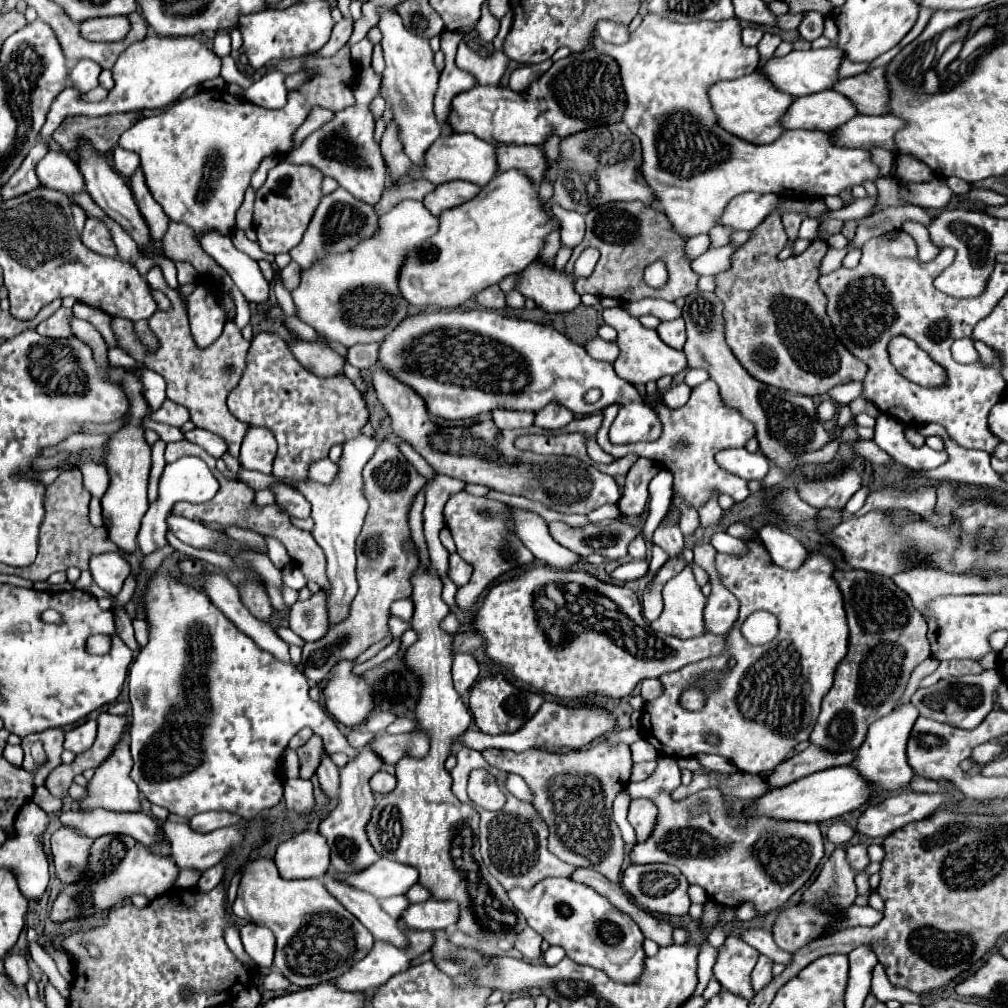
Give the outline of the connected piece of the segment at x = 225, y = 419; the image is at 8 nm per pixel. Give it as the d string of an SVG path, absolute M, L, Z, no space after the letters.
M158 265L148 271L146 281L150 283L152 289L162 291L172 301L172 305L174 305L172 311L168 311L168 313L156 311L148 319L150 329L156 333L156 337L160 341L160 349L156 353L148 355L144 351L144 347L140 345L140 341L132 333L132 321L114 317L112 327L114 327L114 333L116 333L118 341L120 341L120 347L124 347L134 359L142 361L148 369L160 373L164 377L164 381L166 381L166 395L168 395L168 399L172 399L178 405L184 405L190 411L190 421L196 427L212 431L212 433L218 433L226 441L228 453L238 459L240 443L242 443L242 437L244 437L248 425L242 423L242 421L238 421L228 411L228 407L226 407L226 395L230 393L230 389L234 389L238 385L238 381L242 377L242 371L246 367L244 357L246 357L246 351L248 351L250 343L242 337L240 329L232 321L228 321L224 325L222 335L216 339L216 343L212 343L206 349L200 349L198 345L194 345L194 339L190 337L188 317L184 313L184 305L180 303L178 293L166 285L166 281L164 281L162 271L158 269Z

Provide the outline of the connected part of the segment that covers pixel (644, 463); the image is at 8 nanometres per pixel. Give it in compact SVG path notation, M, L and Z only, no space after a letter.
M644 457L636 459L636 463L630 467L626 475L624 493L622 493L622 499L618 501L622 515L638 517L644 513L646 501L648 501L648 483L656 473L658 473L658 467L652 465L652 461Z

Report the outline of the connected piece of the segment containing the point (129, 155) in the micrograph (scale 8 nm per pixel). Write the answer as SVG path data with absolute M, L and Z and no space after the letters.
M116 147L114 149L114 169L122 175L122 177L130 177L138 167L140 167L140 159L136 153L132 151L126 151L126 149L120 149Z

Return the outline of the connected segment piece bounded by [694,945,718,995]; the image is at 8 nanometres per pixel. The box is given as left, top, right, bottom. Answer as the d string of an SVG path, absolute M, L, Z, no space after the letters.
M710 945L700 947L700 955L698 955L698 987L696 987L694 995L702 995L708 981L712 979L712 969L714 969L716 955L718 955L718 951L712 949Z

